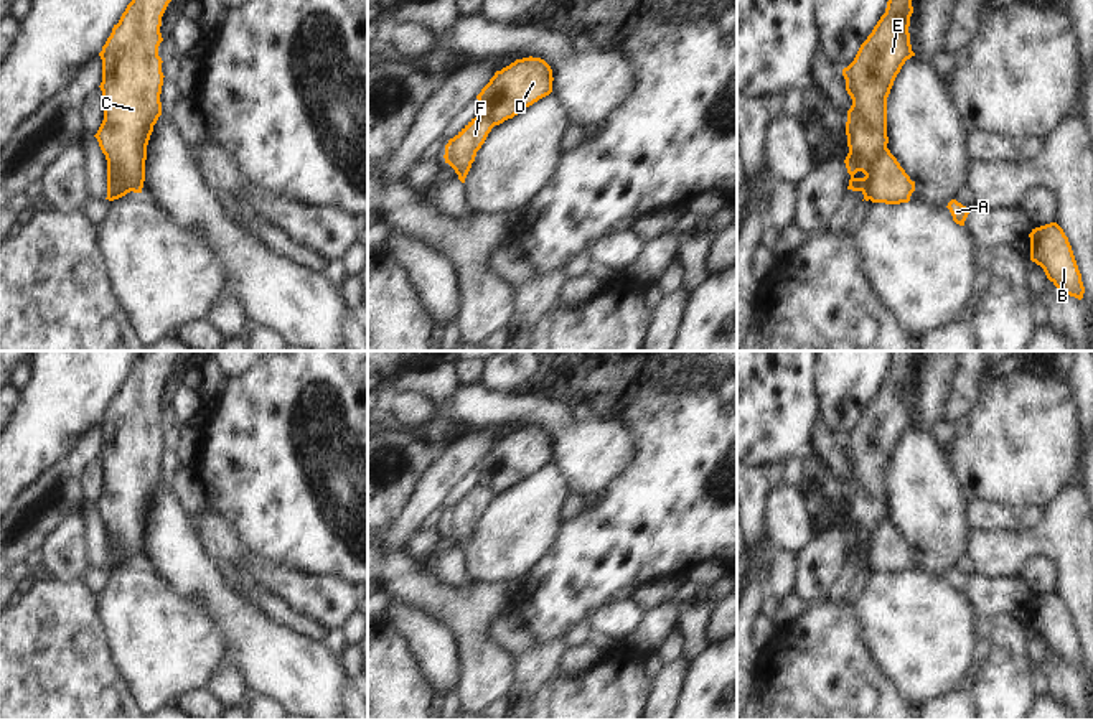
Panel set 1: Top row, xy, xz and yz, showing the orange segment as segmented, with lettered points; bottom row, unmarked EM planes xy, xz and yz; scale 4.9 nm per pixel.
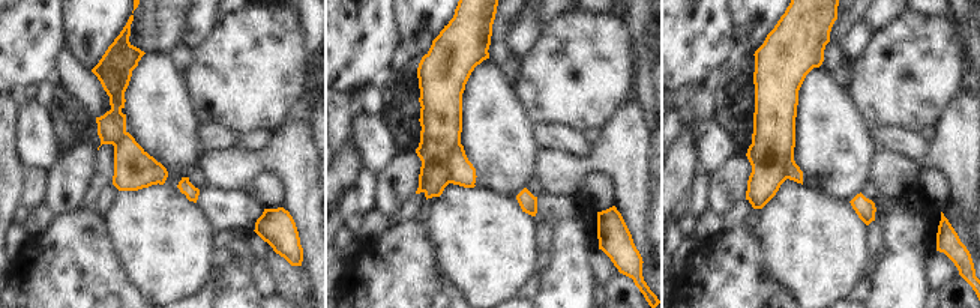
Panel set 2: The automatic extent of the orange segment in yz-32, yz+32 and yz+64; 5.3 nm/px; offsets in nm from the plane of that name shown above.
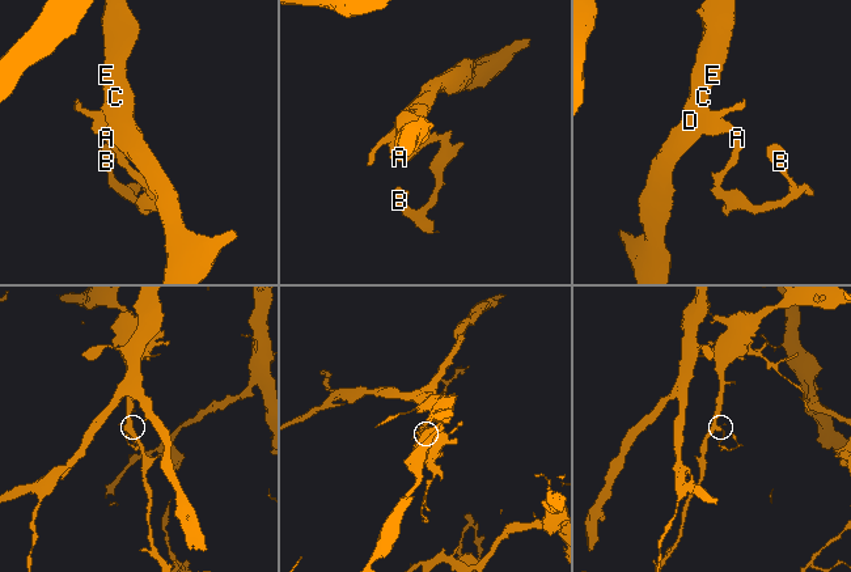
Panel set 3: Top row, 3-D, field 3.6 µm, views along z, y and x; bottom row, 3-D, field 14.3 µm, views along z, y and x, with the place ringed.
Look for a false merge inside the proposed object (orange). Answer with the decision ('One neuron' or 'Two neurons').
Two neurons.

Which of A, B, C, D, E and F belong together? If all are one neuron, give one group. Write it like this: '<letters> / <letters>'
A B F / C D E

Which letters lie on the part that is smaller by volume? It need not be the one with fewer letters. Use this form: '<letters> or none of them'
A, B, F

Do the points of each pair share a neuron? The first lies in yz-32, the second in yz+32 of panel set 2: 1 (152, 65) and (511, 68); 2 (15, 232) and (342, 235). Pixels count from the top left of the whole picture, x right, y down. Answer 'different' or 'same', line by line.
1: different
2: same

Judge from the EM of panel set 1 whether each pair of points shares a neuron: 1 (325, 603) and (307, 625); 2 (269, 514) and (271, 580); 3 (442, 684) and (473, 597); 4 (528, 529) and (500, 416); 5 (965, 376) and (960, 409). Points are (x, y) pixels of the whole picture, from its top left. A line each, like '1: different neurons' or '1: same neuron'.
1: different neurons
2: different neurons
3: different neurons
4: different neurons
5: same neuron

